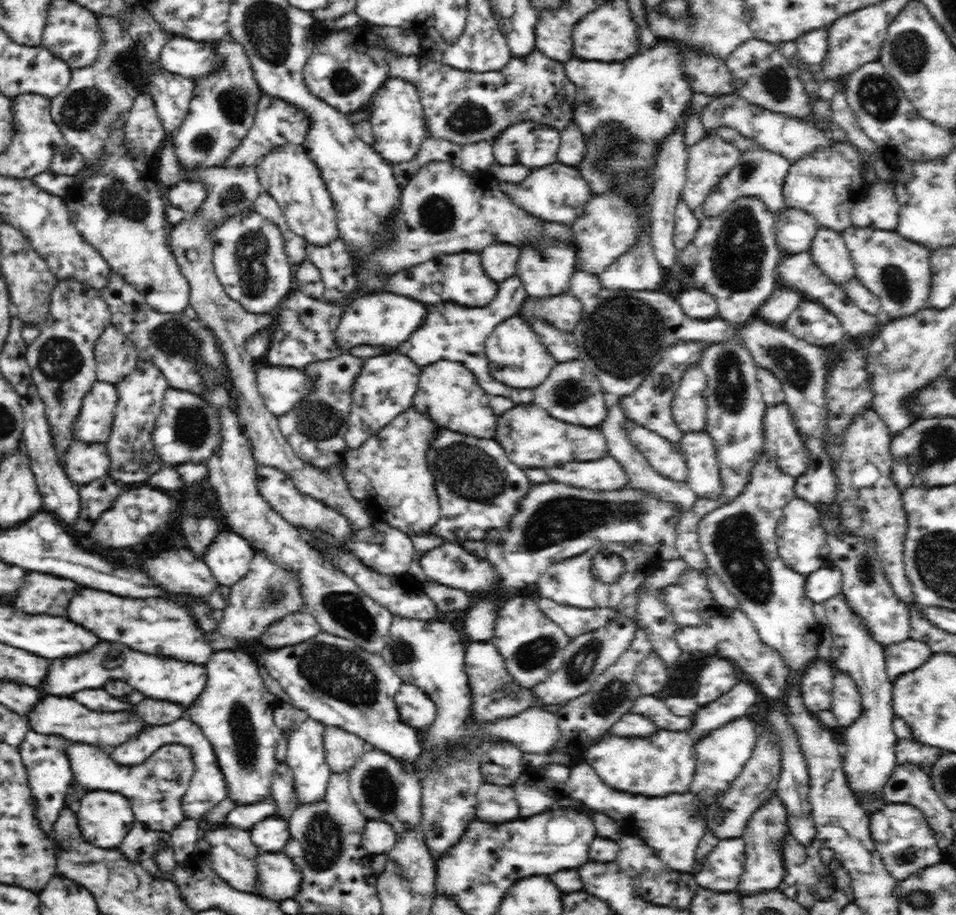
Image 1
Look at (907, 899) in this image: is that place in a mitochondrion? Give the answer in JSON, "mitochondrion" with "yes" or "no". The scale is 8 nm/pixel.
{"mitochondrion":"no"}

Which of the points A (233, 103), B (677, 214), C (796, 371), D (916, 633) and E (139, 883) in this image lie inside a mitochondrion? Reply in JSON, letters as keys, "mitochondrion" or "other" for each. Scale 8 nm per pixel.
{"A":"mitochondrion","B":"other","C":"mitochondrion","D":"other","E":"mitochondrion"}

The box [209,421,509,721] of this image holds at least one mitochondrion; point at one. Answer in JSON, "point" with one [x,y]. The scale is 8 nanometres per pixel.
{"point":[330,669]}

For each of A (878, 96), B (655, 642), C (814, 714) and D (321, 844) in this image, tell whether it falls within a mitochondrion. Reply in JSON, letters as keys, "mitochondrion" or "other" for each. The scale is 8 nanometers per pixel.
{"A":"mitochondrion","B":"other","C":"other","D":"mitochondrion"}

